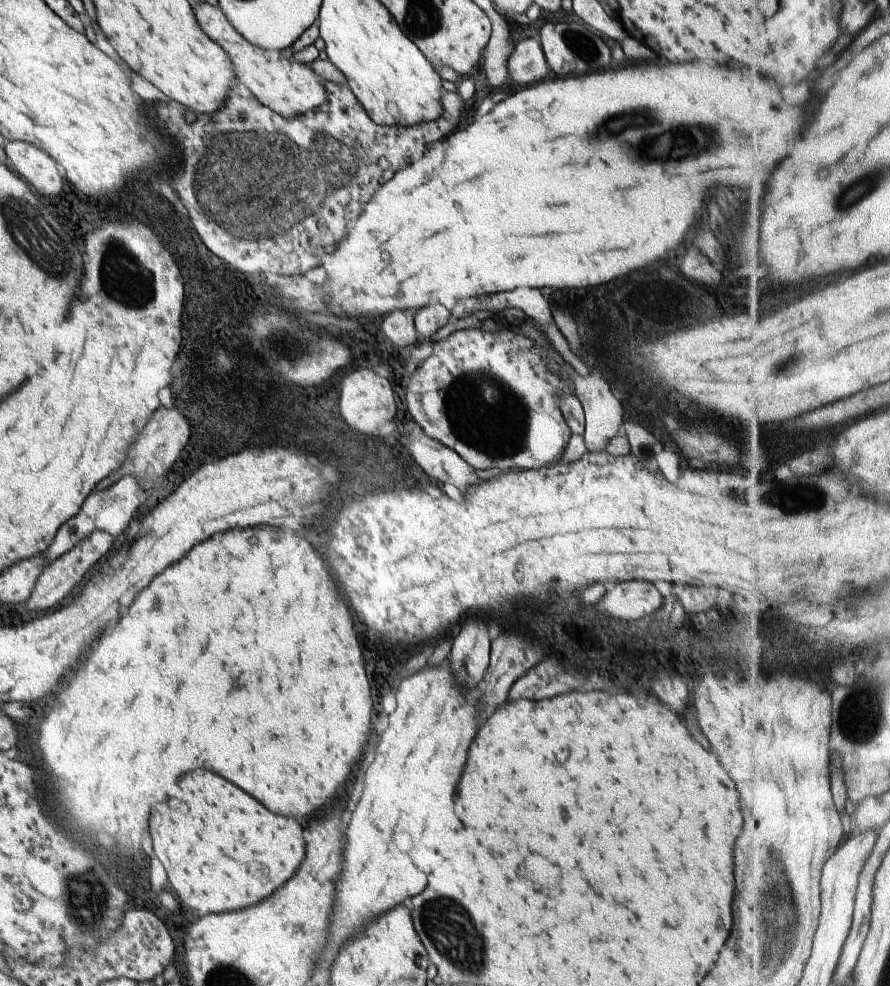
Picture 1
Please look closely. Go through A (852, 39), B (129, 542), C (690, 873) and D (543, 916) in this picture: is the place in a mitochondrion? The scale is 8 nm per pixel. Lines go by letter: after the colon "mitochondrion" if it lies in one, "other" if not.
A: other
B: other
C: other
D: other

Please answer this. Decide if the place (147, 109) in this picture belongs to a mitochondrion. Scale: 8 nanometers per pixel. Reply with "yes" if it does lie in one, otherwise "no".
no

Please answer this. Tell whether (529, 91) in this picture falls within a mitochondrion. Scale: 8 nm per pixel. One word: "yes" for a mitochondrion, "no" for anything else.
no

